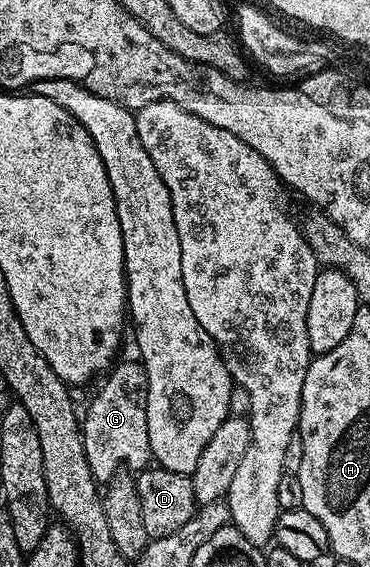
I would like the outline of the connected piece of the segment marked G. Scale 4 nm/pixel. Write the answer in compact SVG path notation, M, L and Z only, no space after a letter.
M119 361L105 375L106 383L90 402L80 422L84 456L95 482L109 484L116 475L127 470L137 472L151 465L148 444L148 380L141 361Z

